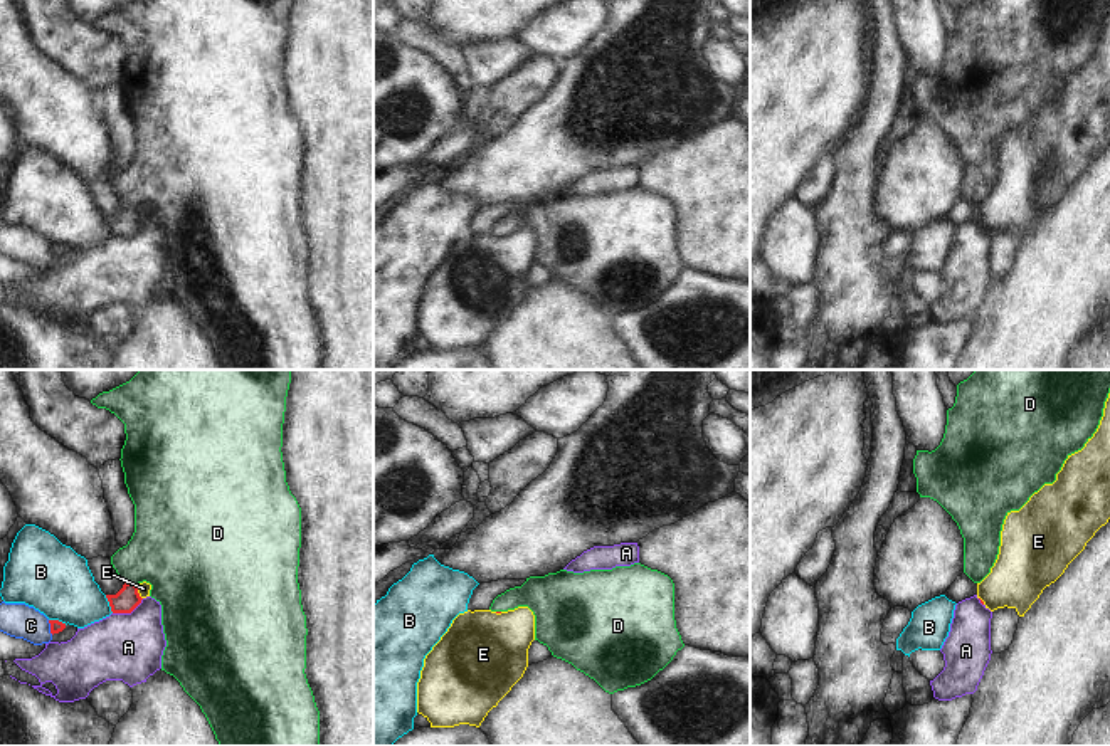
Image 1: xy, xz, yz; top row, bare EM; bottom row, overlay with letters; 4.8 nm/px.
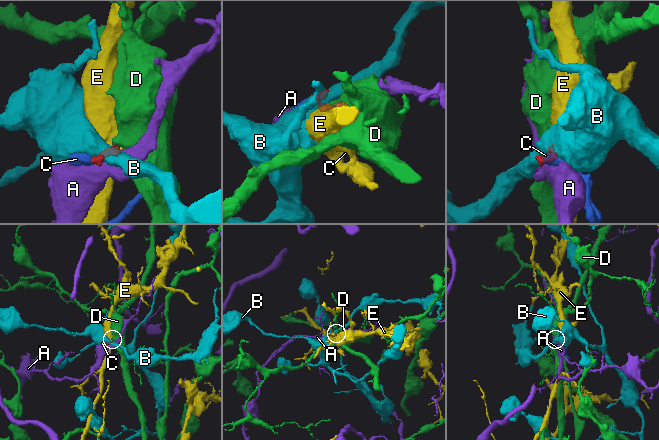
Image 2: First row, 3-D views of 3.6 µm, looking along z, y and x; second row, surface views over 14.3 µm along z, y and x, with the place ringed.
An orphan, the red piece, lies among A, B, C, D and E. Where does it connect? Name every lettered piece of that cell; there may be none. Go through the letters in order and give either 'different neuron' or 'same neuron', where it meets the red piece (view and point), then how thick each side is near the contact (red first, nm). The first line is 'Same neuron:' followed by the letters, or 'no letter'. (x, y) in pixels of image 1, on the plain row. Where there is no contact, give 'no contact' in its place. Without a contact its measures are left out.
Same neuron: D
A: different neuron | xy (128, 236) | 110/320 nm
B: different neuron | xy (110, 227) | 110/320 nm
C: different neuron | xy (51, 251) | 60/170 nm
D: same neuron | xy (132, 207) | 110/400 nm
E: different neuron | xy (137, 215) | 110/60 nm

